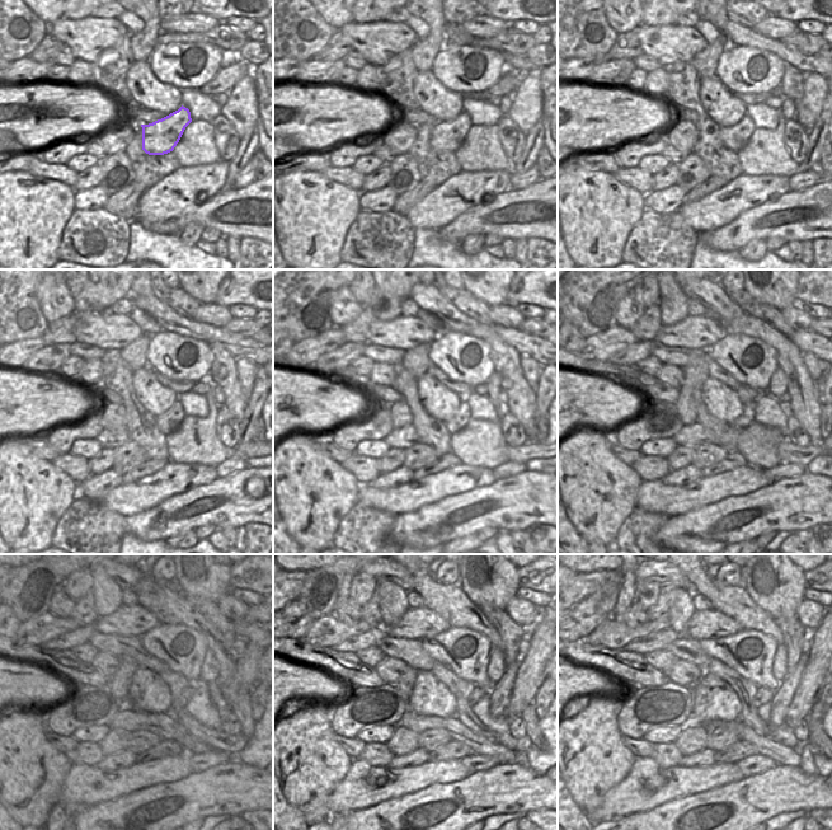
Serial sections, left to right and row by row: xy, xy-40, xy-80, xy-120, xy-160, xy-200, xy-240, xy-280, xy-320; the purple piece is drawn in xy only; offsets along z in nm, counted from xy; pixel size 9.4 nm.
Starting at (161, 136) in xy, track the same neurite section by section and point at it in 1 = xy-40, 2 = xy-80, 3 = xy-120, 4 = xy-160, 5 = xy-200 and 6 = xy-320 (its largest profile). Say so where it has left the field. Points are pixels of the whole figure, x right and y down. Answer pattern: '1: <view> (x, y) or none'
1: xy-40 (446, 135)
2: xy-80 (734, 137)
3: xy-120 (168, 422)
4: xy-160 (462, 416)
5: xy-200 (747, 417)
6: xy-320 (764, 695)

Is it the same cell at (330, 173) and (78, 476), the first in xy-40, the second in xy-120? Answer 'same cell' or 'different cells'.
same cell

